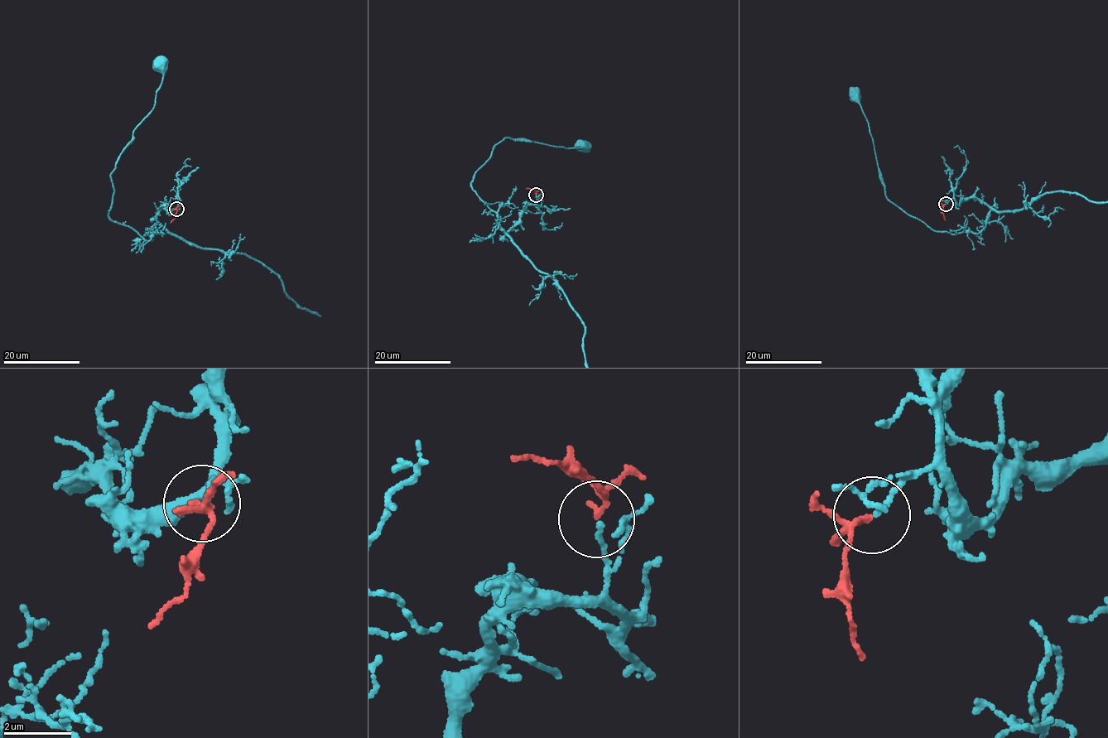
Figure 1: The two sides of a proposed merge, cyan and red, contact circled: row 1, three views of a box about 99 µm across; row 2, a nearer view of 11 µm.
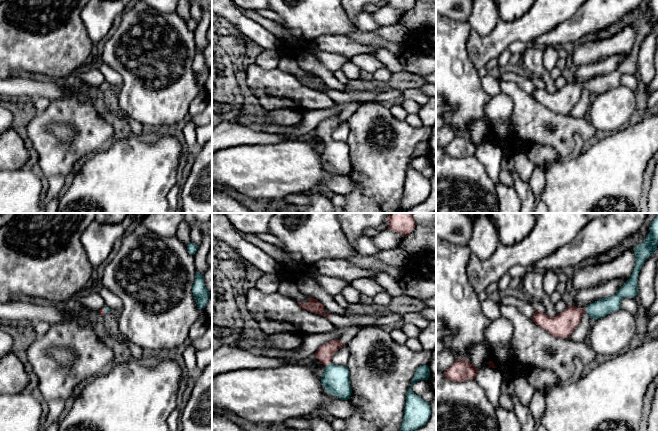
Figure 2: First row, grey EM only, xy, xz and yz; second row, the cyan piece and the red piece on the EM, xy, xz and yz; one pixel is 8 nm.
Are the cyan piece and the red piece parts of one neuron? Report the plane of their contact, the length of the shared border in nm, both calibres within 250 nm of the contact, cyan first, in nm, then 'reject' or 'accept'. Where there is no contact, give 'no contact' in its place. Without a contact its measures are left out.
xz | 60 nm | 220/130 nm | accept

